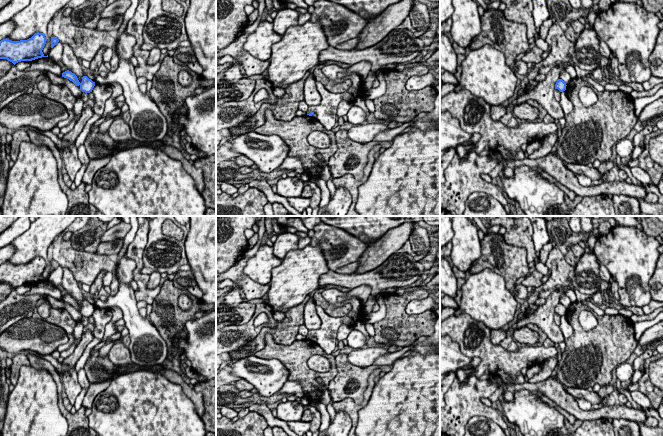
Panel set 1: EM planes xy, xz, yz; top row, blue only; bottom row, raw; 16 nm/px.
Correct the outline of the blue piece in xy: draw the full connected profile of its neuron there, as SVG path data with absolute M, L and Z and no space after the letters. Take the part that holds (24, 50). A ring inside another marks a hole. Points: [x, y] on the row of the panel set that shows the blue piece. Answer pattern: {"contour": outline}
{"contour": "M35 33L27 40L11 41L3 39L0 41L0 59L7 59L14 65L21 61L32 61L45 56L42 52L46 37L43 33Z"}

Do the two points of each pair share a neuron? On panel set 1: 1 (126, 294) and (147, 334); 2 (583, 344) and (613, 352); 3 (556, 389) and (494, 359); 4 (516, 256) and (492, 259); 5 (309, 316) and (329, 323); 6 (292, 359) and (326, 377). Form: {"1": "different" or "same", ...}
{"1": "same", "2": "same", "3": "different", "4": "same", "5": "different", "6": "same"}

